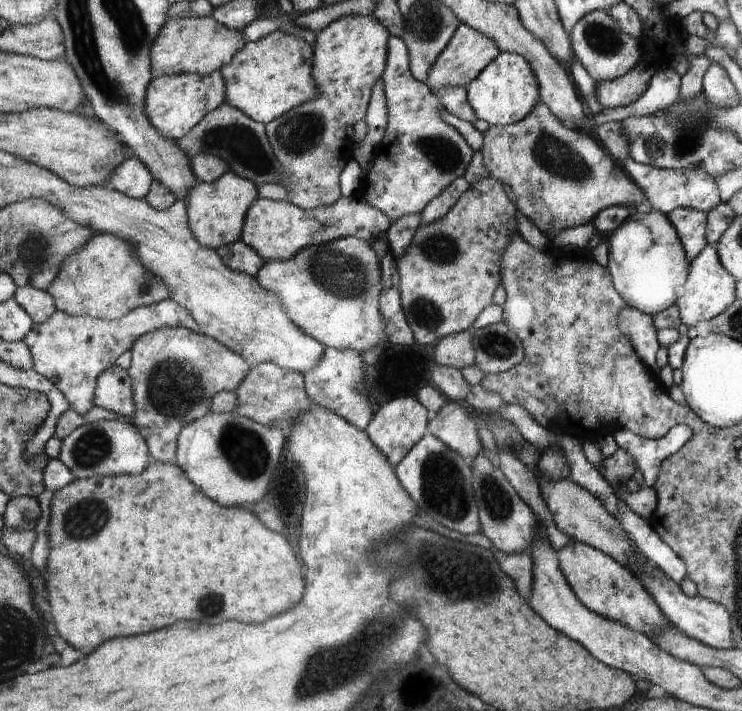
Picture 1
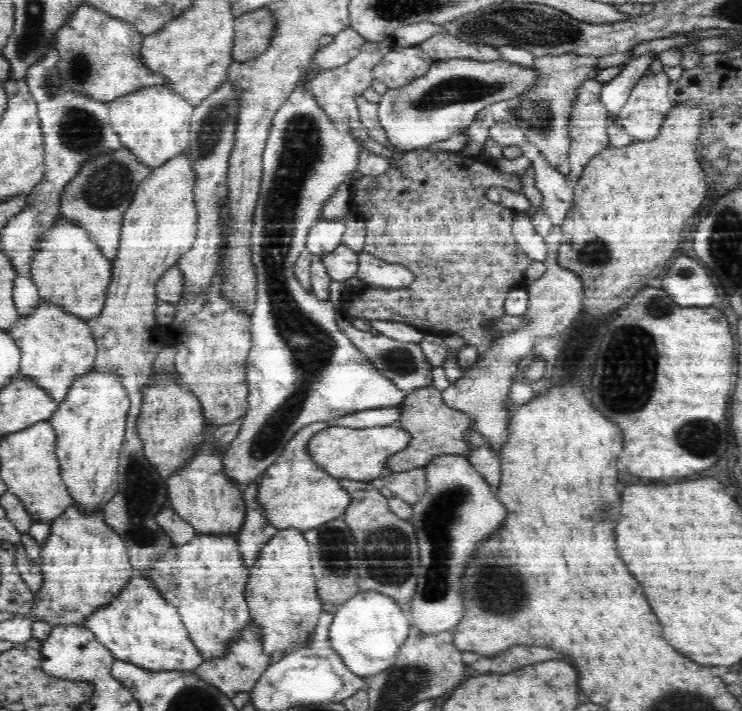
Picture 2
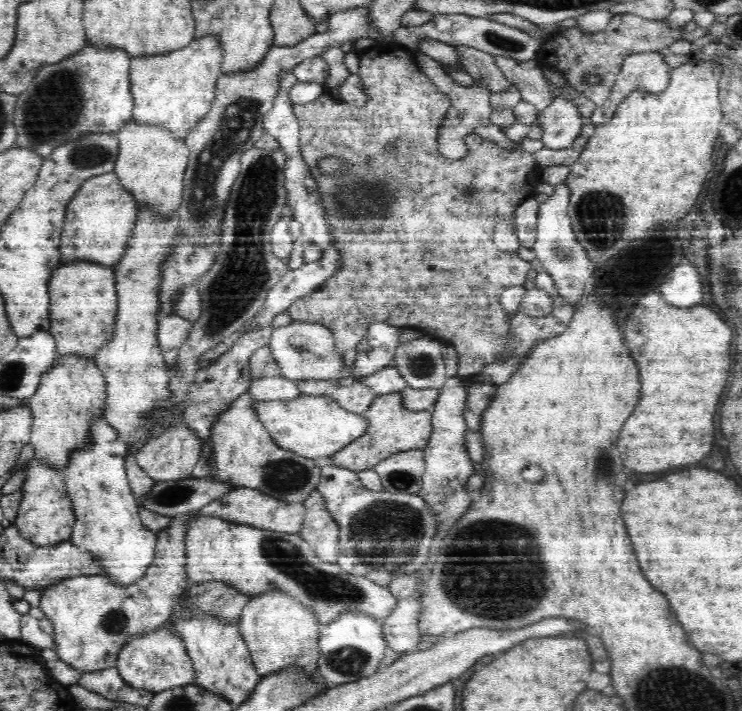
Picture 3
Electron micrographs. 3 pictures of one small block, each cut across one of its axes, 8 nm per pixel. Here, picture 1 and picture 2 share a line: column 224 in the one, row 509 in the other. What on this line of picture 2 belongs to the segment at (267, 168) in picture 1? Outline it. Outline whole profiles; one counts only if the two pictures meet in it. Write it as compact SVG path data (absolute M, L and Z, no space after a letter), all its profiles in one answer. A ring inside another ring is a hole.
M144 391L129 394L130 408L126 420L125 440L118 454L118 490L112 500L104 506L102 514L107 526L110 526L125 543L131 566L138 572L150 573L153 561L172 548L164 530L156 522L155 517L162 506L169 502L165 479L149 463L145 457L144 441L138 435L138 418L140 418Z

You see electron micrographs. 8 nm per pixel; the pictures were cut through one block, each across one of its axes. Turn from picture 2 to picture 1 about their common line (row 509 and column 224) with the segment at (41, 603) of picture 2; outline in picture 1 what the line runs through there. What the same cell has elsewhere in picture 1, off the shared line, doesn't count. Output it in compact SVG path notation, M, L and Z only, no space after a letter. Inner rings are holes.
M274 32L256 42L246 43L220 74L225 78L225 104L246 112L251 119L264 125L318 94L313 77L313 47L306 40L286 32Z

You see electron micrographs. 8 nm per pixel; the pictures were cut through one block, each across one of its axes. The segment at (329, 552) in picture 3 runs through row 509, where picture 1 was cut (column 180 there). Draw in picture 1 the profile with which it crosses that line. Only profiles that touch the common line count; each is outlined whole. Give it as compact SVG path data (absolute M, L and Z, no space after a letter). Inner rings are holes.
M168 298L152 306L138 306L132 312L116 320L104 320L91 316L70 316L57 310L48 321L35 325L25 341L36 360L36 370L48 378L68 400L69 408L84 416L94 404L94 390L97 377L109 369L118 356L122 356L132 342L144 334L161 328L187 328L190 332L202 334L197 321L181 303Z

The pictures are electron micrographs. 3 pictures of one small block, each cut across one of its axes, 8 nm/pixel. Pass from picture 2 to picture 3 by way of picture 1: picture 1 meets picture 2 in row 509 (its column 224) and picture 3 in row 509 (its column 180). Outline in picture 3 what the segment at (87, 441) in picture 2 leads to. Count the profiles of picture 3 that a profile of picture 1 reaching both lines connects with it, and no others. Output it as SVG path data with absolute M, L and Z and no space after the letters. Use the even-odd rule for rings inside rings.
M106 419L98 422L98 446L90 450L90 454L74 454L74 462L64 468L66 492L76 516L73 529L72 544L76 549L83 550L100 565L101 573L110 578L111 582L121 586L129 586L137 582L146 569L151 566L155 558L157 532L150 531L140 521L138 498L133 495L126 474L124 460L126 460L127 445L118 440L118 433L114 432Z

